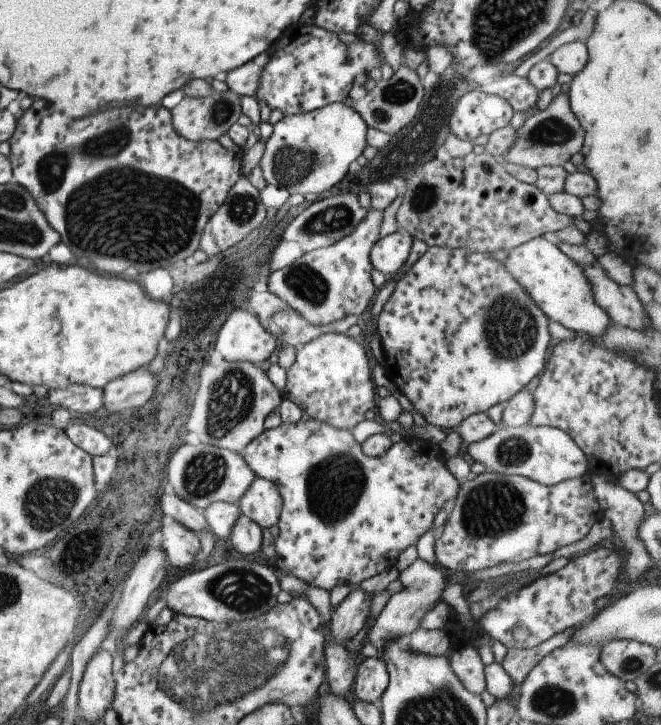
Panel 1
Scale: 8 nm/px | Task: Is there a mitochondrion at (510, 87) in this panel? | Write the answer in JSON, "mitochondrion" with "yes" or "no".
{"mitochondrion":"no"}

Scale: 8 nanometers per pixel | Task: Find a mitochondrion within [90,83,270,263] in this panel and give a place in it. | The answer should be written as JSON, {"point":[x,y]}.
{"point":[242,208]}

